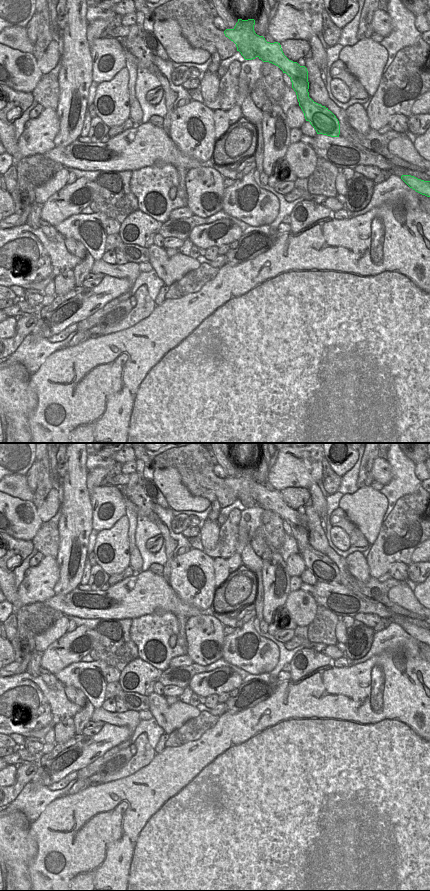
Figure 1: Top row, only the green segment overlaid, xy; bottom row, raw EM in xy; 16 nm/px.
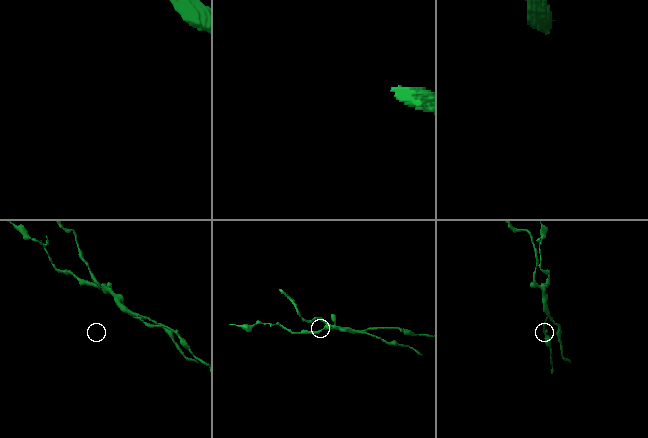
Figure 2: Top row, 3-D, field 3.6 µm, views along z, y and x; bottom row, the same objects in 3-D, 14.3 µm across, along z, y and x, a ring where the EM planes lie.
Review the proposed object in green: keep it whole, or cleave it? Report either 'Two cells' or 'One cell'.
Two cells.

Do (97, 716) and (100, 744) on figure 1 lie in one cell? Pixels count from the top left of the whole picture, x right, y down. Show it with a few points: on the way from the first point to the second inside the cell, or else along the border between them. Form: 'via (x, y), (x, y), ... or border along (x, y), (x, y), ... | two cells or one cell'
border along (105, 722), (125, 725), (128, 728) | two cells

